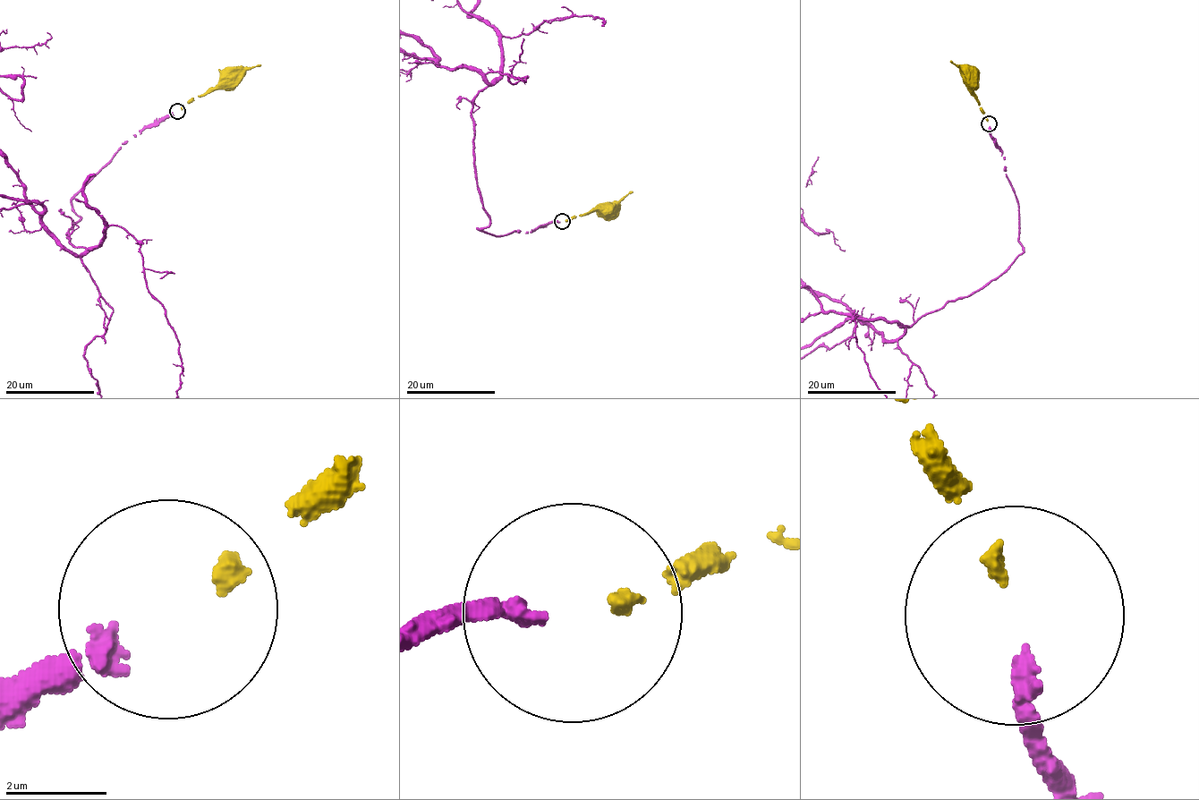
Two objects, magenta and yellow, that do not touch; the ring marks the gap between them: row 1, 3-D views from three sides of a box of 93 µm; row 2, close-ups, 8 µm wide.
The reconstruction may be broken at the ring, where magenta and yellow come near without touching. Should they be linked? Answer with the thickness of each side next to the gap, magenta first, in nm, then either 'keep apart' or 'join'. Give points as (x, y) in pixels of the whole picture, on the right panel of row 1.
320 nm thick on the magenta side, 300 nm on the other; join

